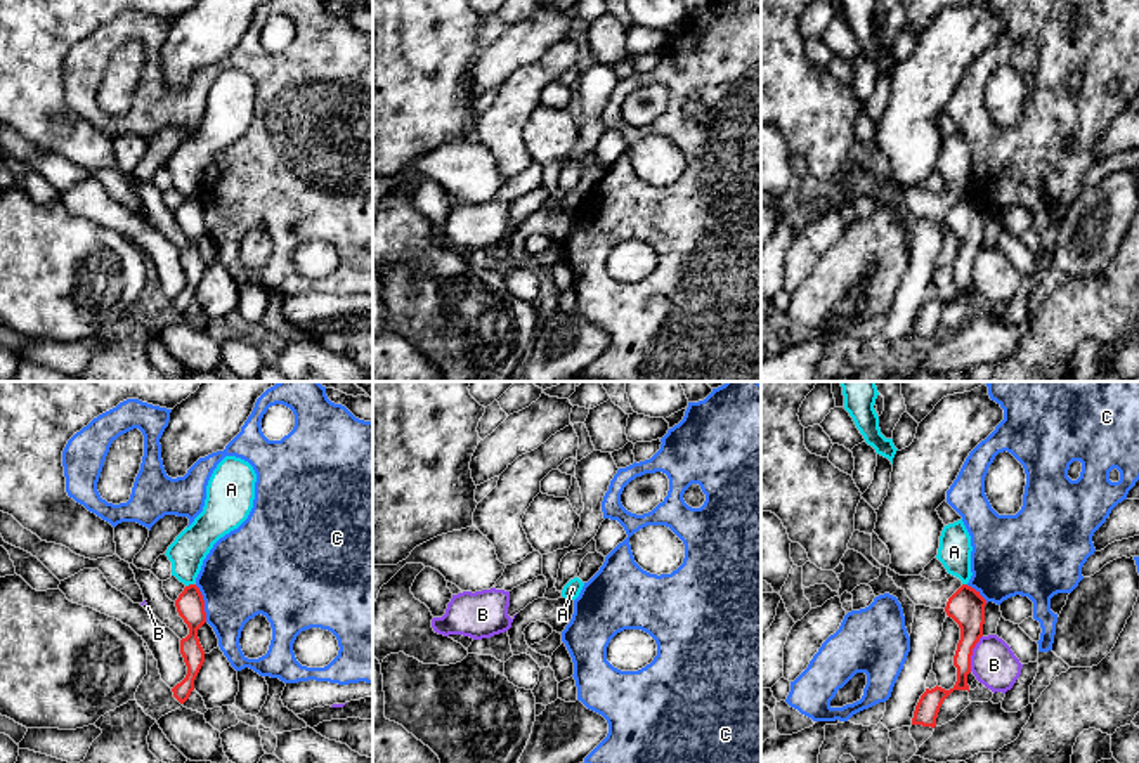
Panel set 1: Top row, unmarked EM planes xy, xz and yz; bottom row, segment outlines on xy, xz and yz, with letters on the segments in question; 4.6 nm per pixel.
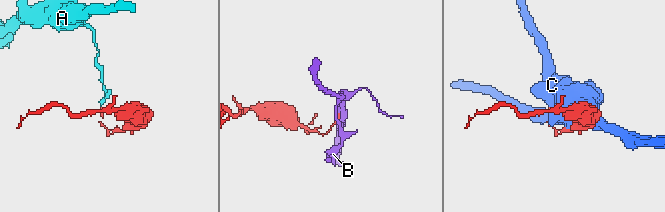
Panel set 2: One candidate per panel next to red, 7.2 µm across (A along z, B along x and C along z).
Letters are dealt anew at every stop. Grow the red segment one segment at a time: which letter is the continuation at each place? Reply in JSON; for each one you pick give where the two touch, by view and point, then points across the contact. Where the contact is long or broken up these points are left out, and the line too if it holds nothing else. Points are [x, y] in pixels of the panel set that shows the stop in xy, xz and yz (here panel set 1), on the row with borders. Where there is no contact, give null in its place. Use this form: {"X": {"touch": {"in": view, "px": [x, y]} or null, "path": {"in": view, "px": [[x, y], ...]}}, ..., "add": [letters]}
{"add": []}

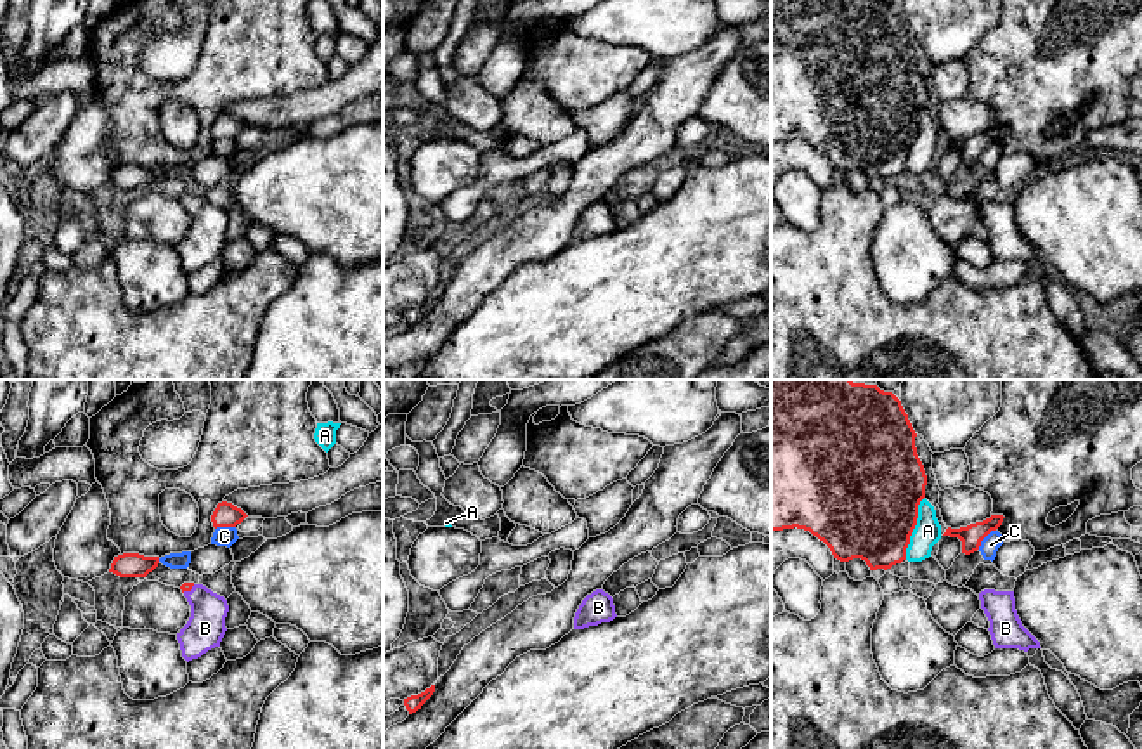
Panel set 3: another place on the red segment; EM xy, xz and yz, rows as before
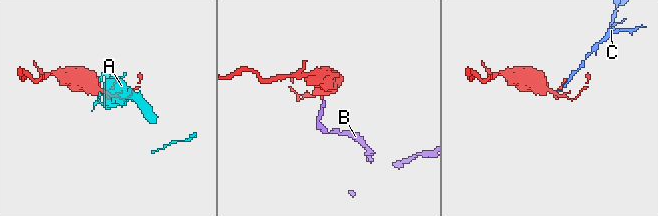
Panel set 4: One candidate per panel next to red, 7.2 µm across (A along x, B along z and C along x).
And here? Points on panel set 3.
{"B": {"touch": {"in": "xy", "px": [188, 590]}, "path": {"in": "xy", "px": [[186, 586], [188, 590], [205, 607], [205, 628]]}}, "add": ["B"]}

